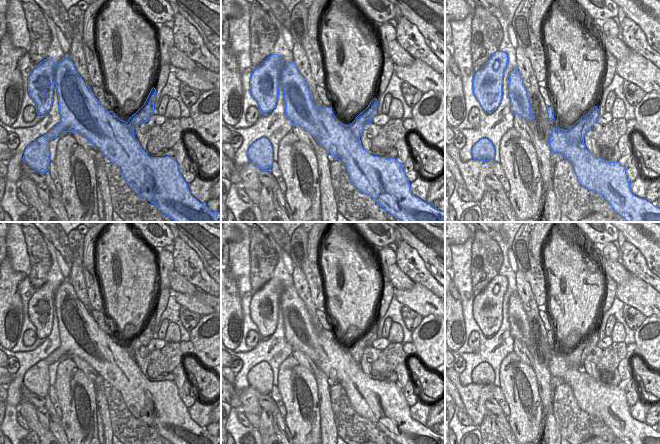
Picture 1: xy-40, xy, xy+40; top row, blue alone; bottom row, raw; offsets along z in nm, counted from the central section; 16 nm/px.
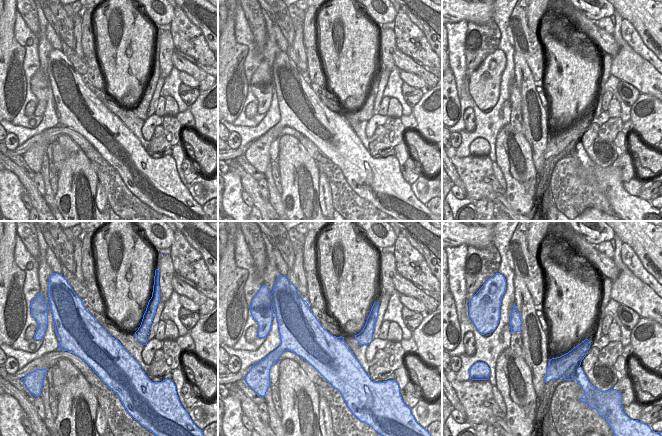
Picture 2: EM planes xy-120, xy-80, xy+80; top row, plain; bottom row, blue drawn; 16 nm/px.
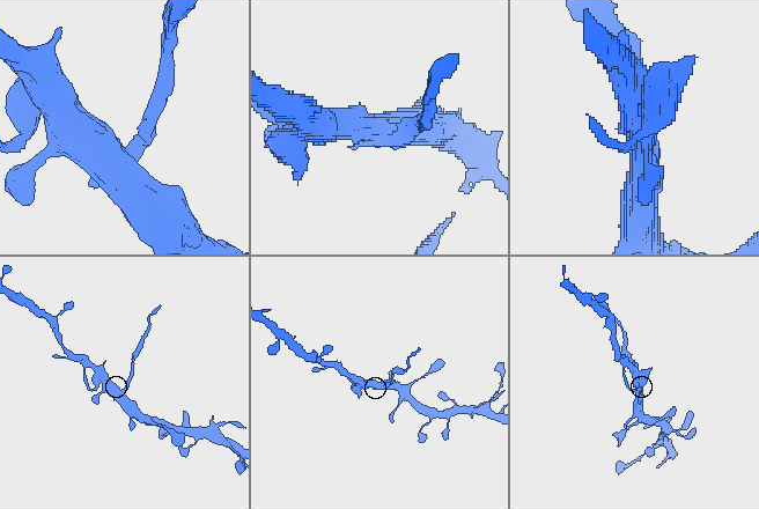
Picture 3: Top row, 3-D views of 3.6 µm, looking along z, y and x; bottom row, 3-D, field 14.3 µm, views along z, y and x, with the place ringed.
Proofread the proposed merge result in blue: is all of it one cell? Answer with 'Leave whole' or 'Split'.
Split

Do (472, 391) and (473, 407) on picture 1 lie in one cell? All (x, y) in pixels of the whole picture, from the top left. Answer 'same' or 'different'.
same

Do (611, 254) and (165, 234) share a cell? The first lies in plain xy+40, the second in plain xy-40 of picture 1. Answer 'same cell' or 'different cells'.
different cells

